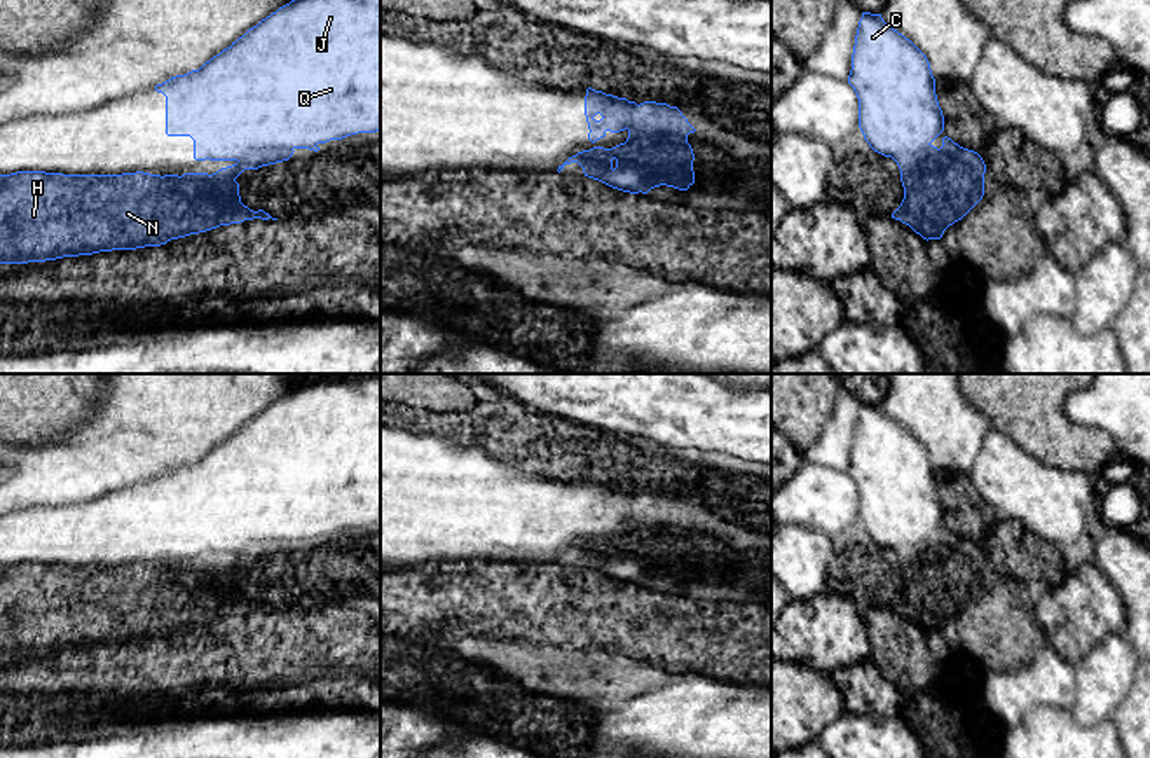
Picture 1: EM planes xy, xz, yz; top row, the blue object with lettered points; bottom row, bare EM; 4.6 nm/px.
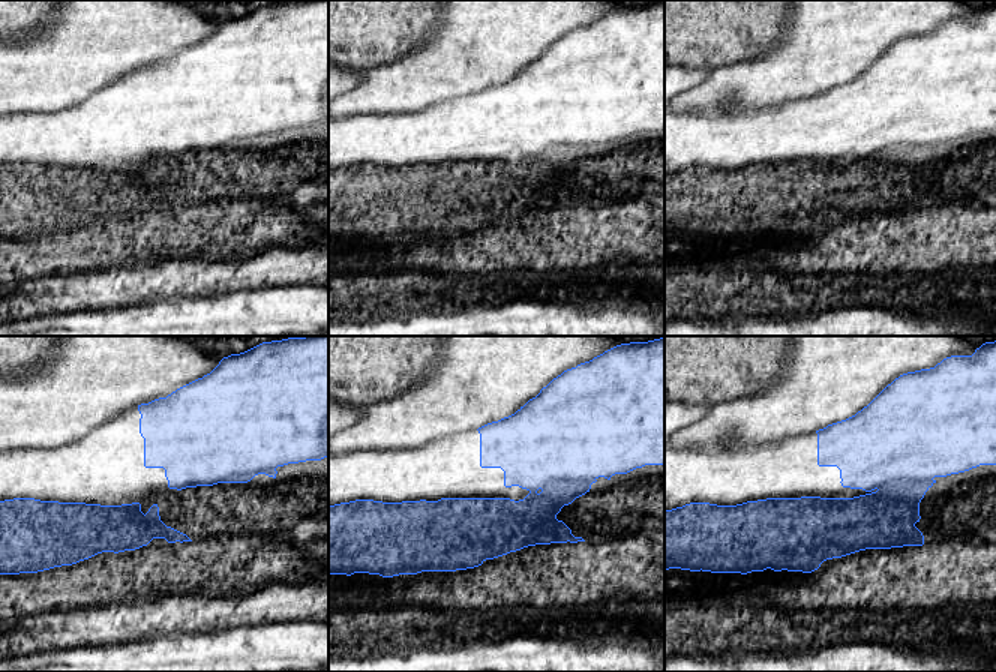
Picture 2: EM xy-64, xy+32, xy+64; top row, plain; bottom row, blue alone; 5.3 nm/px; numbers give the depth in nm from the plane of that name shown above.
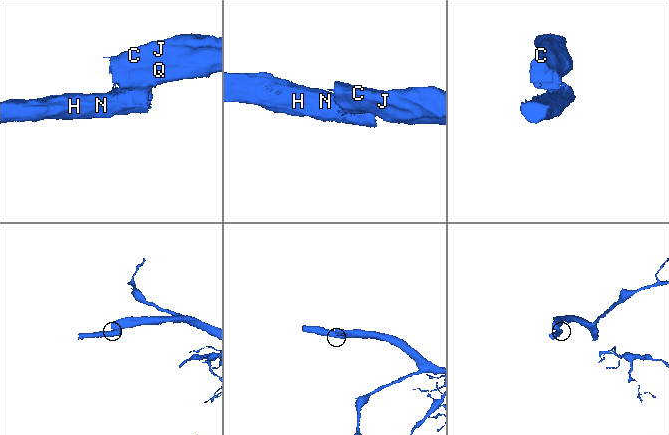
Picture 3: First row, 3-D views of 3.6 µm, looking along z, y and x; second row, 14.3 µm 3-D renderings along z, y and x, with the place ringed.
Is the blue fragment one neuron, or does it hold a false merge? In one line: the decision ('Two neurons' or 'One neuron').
Two neurons

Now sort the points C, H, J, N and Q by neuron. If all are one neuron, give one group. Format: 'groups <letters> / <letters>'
groups C J Q / H N

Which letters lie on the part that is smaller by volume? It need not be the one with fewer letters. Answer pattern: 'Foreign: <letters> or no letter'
Foreign: H, N

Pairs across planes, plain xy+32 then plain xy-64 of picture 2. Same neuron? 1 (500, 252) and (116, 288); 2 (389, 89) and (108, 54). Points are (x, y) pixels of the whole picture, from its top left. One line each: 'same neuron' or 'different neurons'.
1: different neurons
2: same neuron

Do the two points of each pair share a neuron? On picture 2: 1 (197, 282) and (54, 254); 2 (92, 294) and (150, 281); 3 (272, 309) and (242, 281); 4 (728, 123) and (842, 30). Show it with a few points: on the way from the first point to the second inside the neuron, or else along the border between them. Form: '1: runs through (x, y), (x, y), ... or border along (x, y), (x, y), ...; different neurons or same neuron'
1: border along (153, 263), (108, 266), (84, 272); different neurons
2: runs through (107, 288), (135, 285); same neuron
3: border along (284, 285), (240, 288), (215, 296); different neurons
4: border along (777, 104), (755, 111), (707, 111); different neurons

